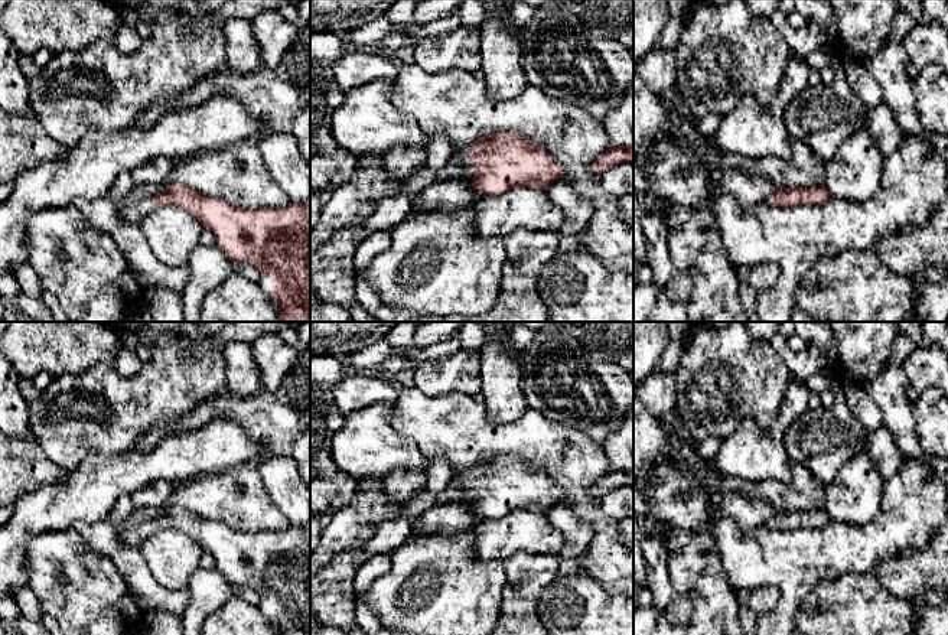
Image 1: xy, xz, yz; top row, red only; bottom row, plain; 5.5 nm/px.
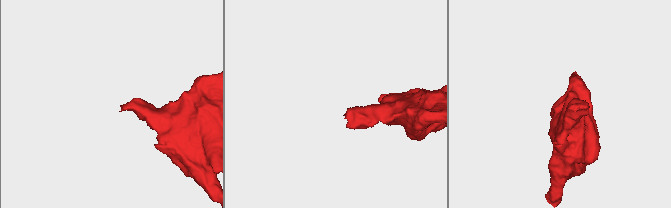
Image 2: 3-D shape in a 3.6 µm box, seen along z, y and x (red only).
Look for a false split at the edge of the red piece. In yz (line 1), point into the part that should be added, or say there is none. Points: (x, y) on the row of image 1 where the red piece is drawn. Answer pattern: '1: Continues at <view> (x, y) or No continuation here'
1: No continuation here

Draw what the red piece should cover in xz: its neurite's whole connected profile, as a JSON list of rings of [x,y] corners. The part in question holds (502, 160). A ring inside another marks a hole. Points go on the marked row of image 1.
[[[496,131],[473,144],[456,144],[436,180],[468,178],[478,193],[496,196],[518,186],[547,190],[561,176],[563,167],[544,146]]]

